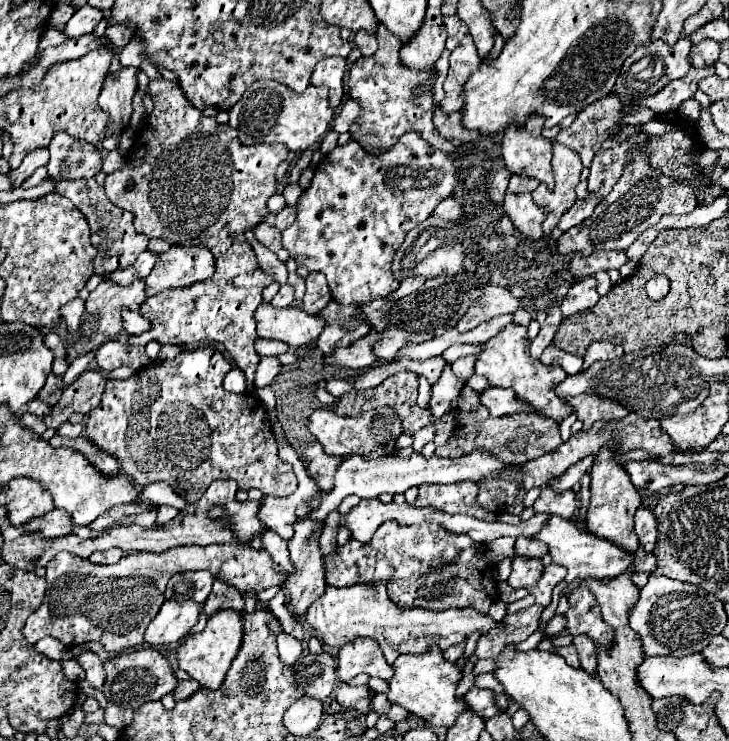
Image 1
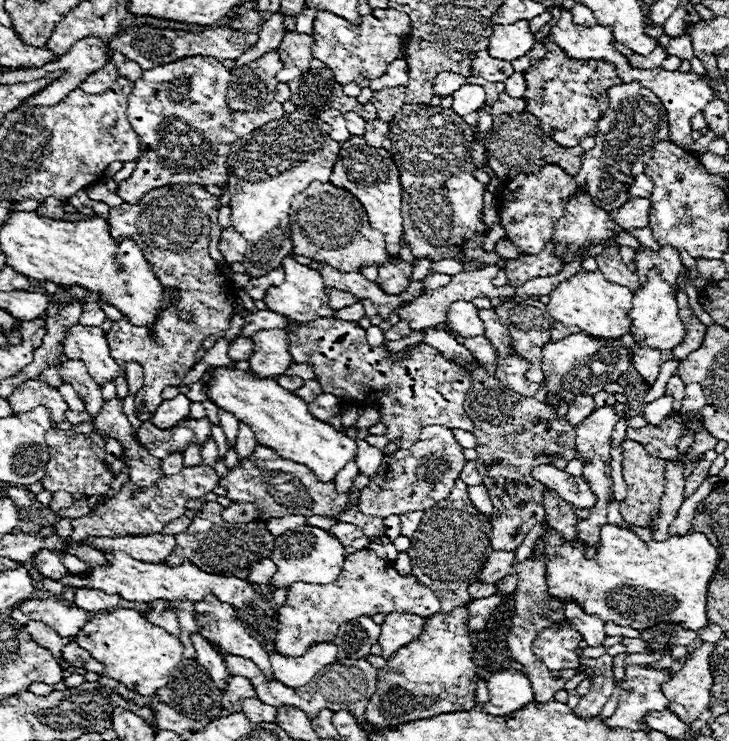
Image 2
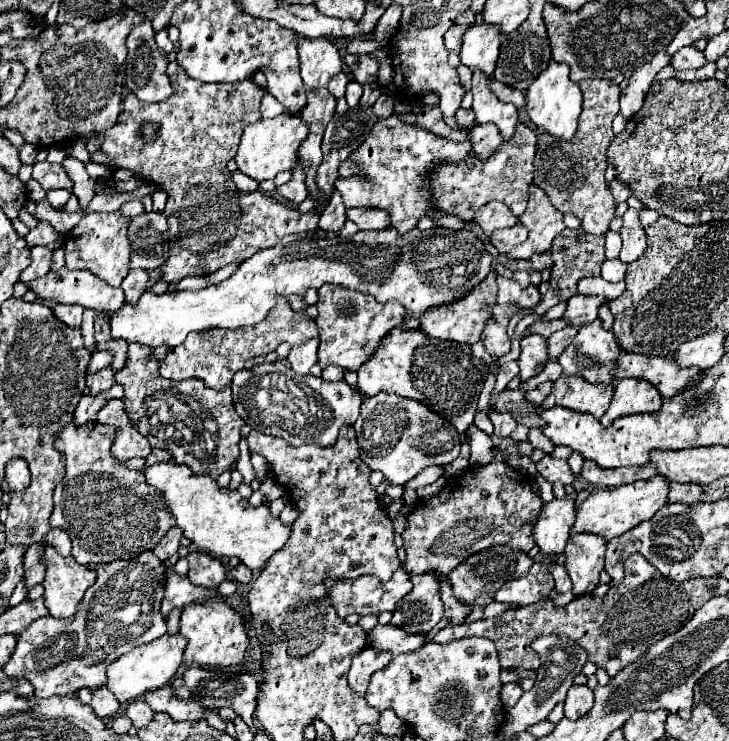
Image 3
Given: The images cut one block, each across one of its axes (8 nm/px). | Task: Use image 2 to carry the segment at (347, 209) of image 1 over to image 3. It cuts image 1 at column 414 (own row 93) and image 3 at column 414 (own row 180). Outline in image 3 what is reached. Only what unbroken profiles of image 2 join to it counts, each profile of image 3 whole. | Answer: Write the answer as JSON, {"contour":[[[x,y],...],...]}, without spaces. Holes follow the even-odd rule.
{"contour":[[[392,114],[390,118],[378,120],[374,124],[374,132],[370,132],[364,144],[354,152],[354,156],[350,156],[360,166],[366,180],[364,178],[338,180],[336,190],[340,190],[346,208],[366,206],[390,212],[392,228],[404,234],[416,228],[418,220],[426,216],[428,208],[434,208],[430,204],[430,192],[428,192],[430,170],[444,160],[456,164],[470,150],[472,150],[470,138],[466,138],[464,142],[446,140],[430,130],[420,128],[418,124],[406,124],[396,114]]]}

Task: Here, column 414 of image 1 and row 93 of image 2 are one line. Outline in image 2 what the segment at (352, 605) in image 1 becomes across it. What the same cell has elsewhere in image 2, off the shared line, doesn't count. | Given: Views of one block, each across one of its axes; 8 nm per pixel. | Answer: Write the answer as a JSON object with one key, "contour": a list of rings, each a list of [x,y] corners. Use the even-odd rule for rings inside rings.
{"contour":[[[638,82],[610,88],[608,98],[608,110],[598,124],[596,148],[584,152],[584,162],[574,180],[578,186],[586,186],[586,192],[598,208],[614,212],[630,200],[628,188],[632,180],[638,174],[644,174],[644,168],[652,158],[654,144],[668,140],[670,128],[660,100],[654,96],[654,92],[642,88]]]}

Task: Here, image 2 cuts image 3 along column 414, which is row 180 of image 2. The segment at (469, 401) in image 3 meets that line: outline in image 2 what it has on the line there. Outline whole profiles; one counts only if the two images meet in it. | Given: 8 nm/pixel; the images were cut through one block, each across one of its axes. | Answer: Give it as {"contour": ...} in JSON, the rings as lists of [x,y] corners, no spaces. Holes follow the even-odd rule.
{"contour":[[[350,138],[340,146],[338,160],[332,168],[330,182],[352,192],[364,206],[372,228],[384,234],[386,250],[390,256],[400,256],[402,248],[402,186],[400,172],[390,154],[382,148],[372,148],[364,138]]]}

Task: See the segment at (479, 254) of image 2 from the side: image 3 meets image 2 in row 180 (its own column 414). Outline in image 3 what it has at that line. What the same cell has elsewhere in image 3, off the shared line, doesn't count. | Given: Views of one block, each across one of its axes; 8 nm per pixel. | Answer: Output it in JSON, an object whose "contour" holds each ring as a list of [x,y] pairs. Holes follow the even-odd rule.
{"contour":[[[380,392],[374,398],[366,398],[360,406],[360,416],[354,428],[358,432],[360,458],[372,470],[380,470],[392,484],[406,484],[424,468],[450,464],[460,454],[460,434],[454,426],[428,406],[394,394]]]}

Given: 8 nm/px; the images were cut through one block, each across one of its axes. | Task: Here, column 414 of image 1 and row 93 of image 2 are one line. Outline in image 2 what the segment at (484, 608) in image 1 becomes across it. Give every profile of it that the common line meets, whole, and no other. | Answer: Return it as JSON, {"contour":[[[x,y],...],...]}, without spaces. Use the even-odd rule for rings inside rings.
{"contour":[[[550,36],[544,40],[546,56],[542,60],[532,60],[532,66],[524,72],[526,78],[526,108],[532,112],[546,136],[564,148],[578,146],[586,136],[596,136],[598,120],[606,112],[608,88],[620,84],[616,66],[604,60],[572,60],[566,52],[552,42]]]}

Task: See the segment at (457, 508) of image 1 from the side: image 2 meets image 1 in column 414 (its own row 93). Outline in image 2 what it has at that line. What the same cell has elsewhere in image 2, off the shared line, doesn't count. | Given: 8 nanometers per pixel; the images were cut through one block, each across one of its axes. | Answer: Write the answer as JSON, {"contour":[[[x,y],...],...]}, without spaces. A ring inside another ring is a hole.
{"contour":[[[502,92],[502,94],[498,94],[498,98],[492,102],[492,106],[490,106],[490,114],[492,116],[500,116],[500,114],[512,114],[512,112],[516,112],[516,114],[520,114],[520,112],[524,112],[526,110],[526,104],[524,104],[524,100],[522,98],[510,98],[506,92]]]}

